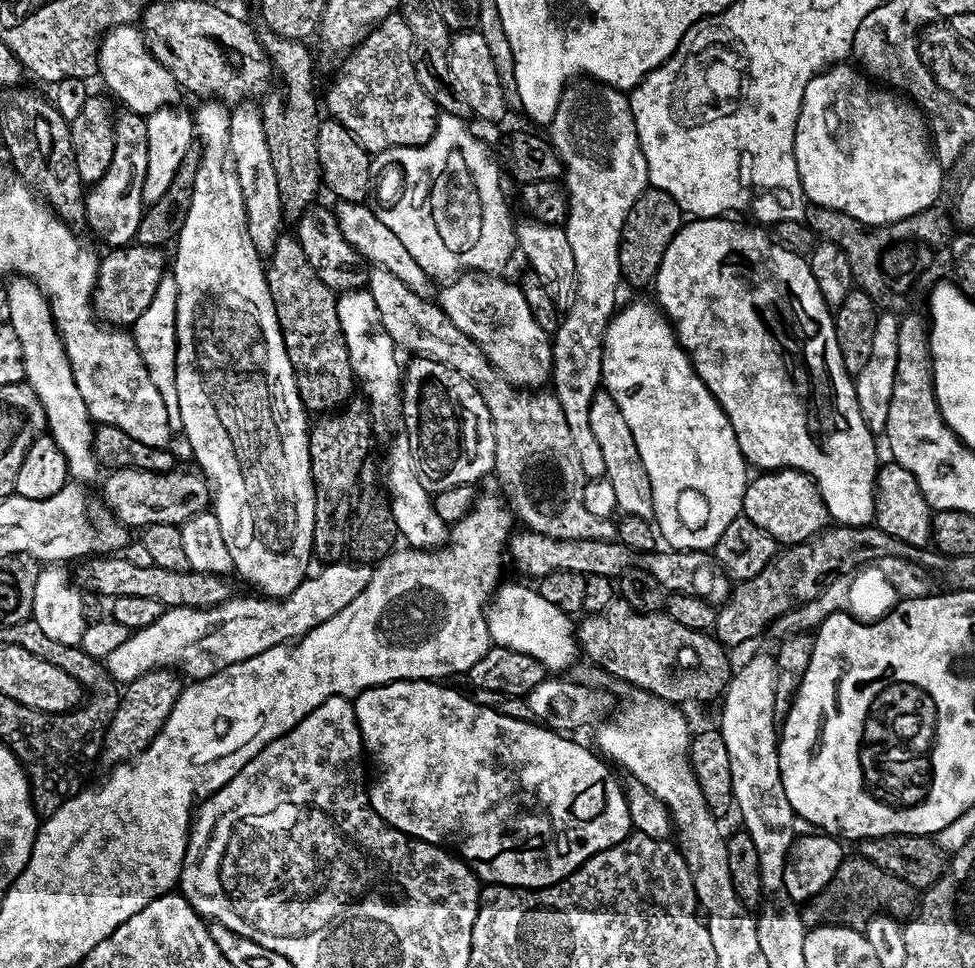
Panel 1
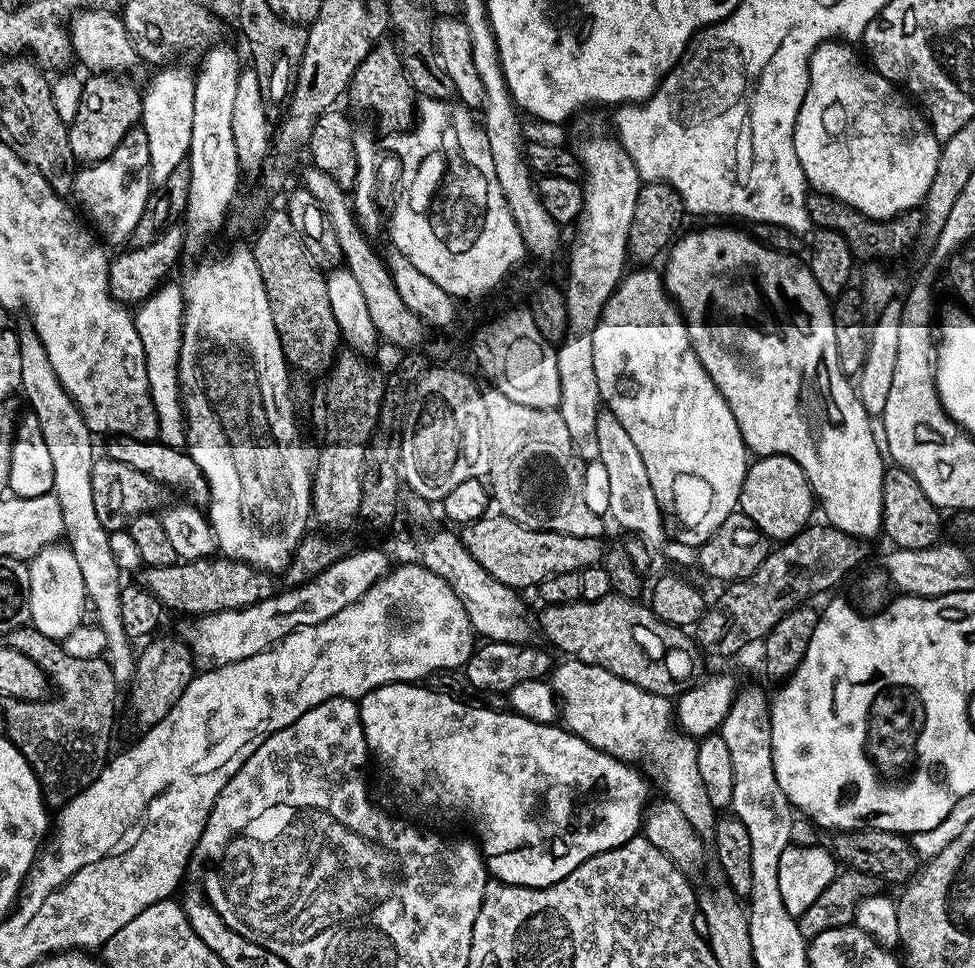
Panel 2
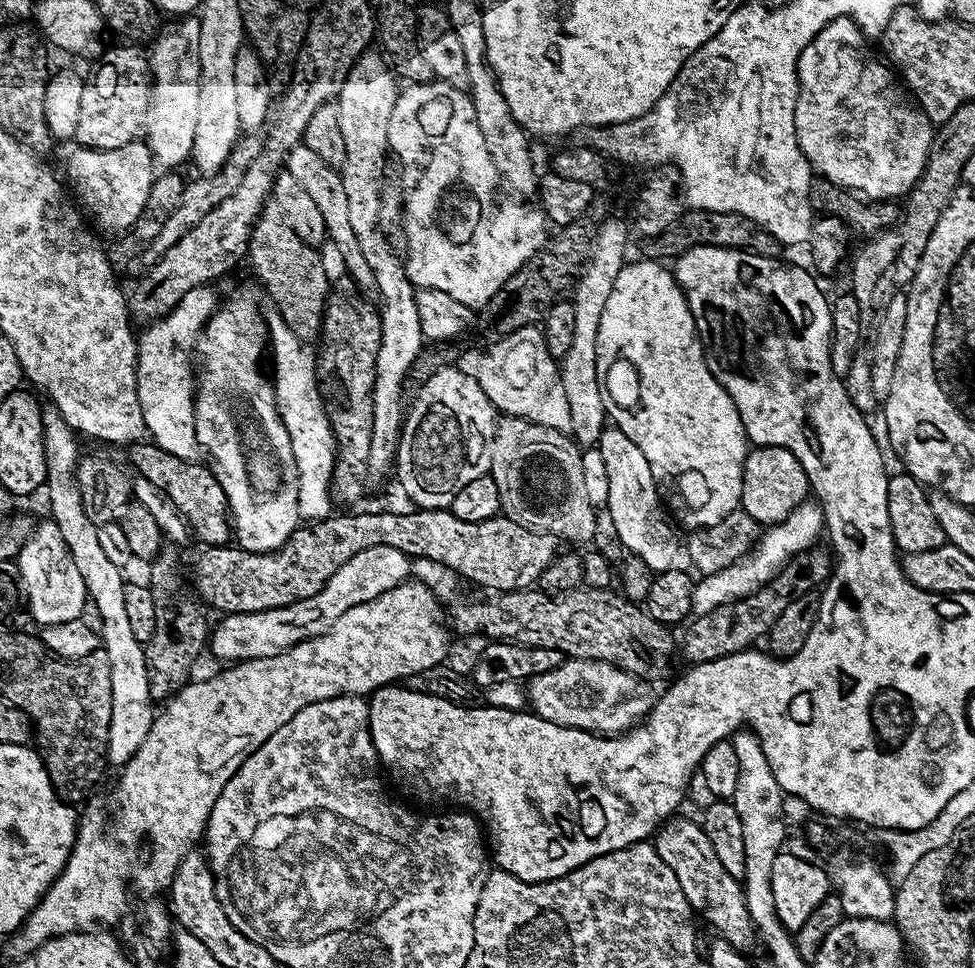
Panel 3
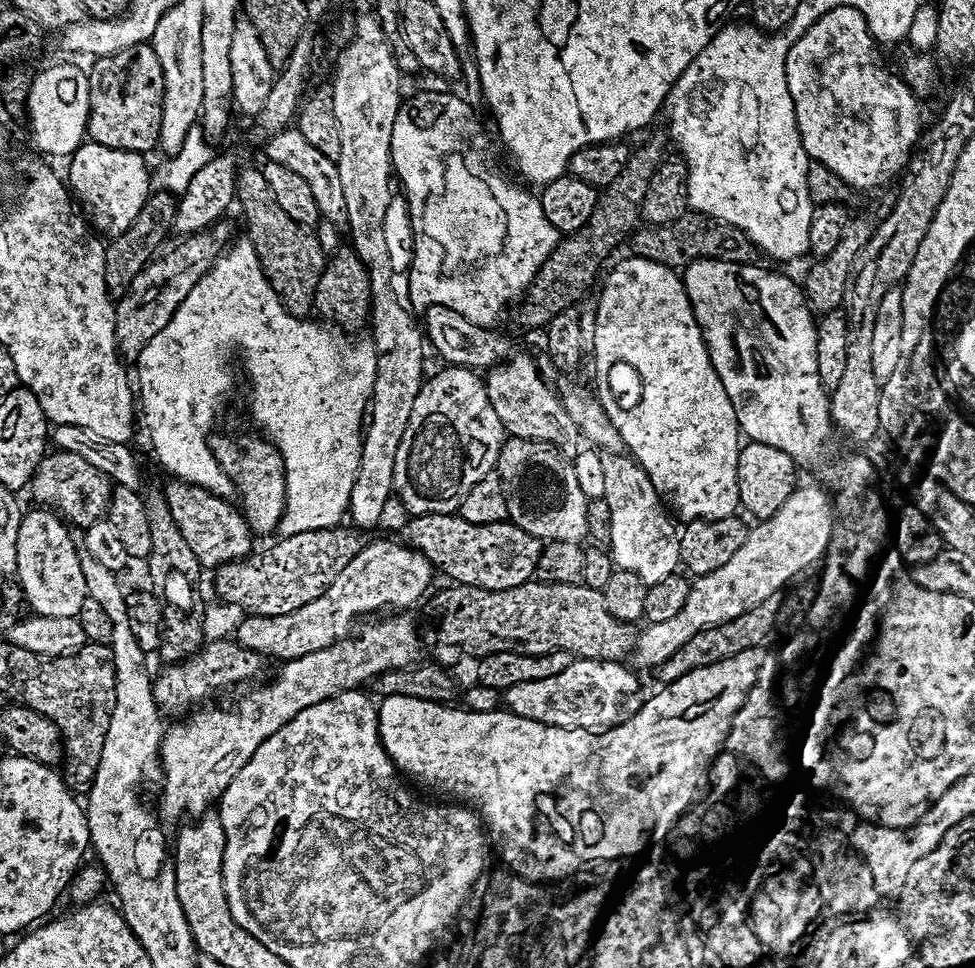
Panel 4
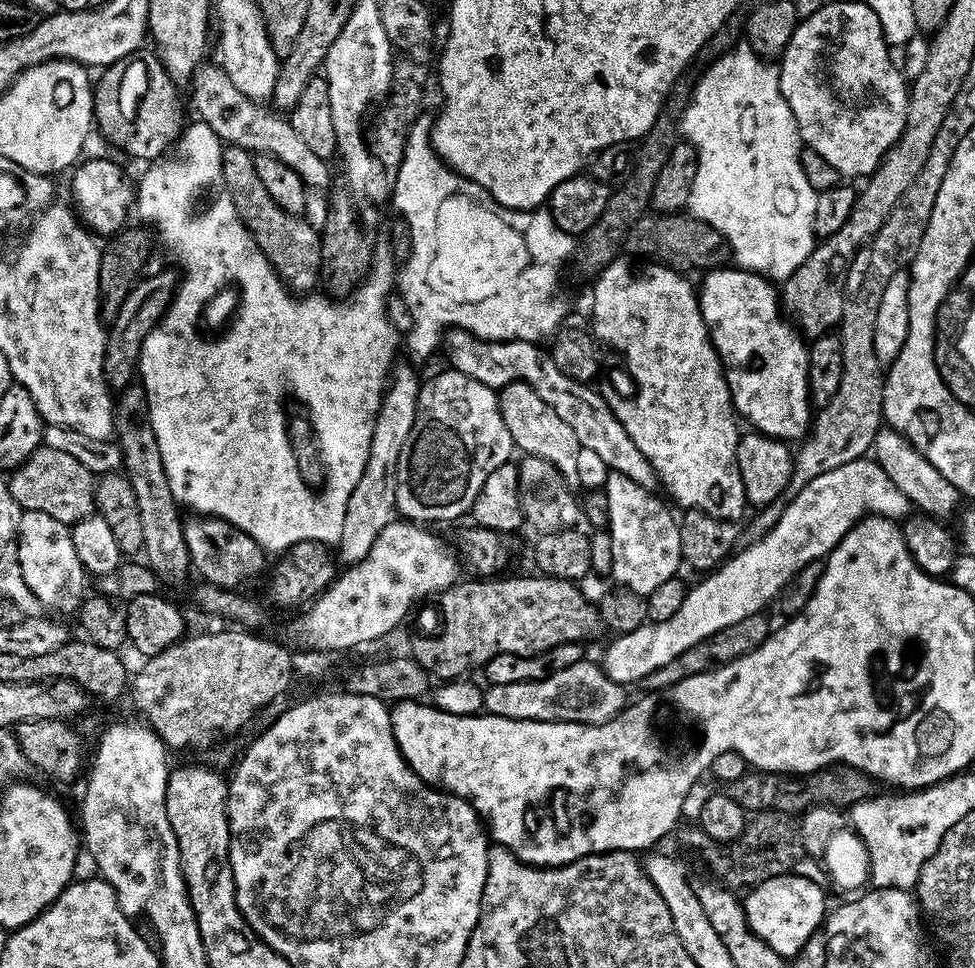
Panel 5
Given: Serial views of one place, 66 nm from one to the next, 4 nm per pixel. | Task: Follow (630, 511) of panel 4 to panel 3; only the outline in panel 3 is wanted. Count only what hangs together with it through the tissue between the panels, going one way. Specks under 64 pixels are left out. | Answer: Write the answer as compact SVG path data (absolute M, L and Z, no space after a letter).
M615 426L605 427L598 447L602 462L606 462L606 482L610 482L606 509L614 518L622 548L631 555L642 558L653 574L673 567L677 563L677 529L664 521L666 512L650 474L650 462L646 462L646 454L642 454L642 450L638 450L638 446L634 446L634 442L630 442L630 438L626 438L626 434L622 434L622 430Z

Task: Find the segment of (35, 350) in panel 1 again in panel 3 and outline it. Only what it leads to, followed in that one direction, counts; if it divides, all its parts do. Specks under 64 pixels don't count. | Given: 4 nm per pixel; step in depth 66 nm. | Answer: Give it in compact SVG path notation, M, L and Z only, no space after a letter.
M55 410L44 412L44 453L48 467L46 493L52 503L50 518L58 526L62 534L62 542L70 550L74 558L74 566L78 566L78 574L82 574L82 582L88 591L88 598L98 606L102 616L102 628L98 633L102 646L106 650L106 658L110 658L110 694L112 709L110 710L110 734L108 735L109 765L123 766L129 758L146 742L146 734L150 734L150 726L154 719L154 701L148 685L148 663L144 658L145 645L134 638L130 621L126 614L125 573L102 551L98 543L98 526L86 518L80 491L76 485L76 462L82 455L82 449L76 445L77 433Z

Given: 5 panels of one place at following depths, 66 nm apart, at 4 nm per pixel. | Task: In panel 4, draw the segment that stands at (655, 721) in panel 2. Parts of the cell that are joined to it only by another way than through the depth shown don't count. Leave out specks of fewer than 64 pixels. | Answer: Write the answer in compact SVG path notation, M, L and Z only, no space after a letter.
M576 658L562 674L538 678L534 682L518 682L518 686L503 689L502 704L516 716L559 728L612 728L640 709L640 680L635 674L627 663L619 660Z

